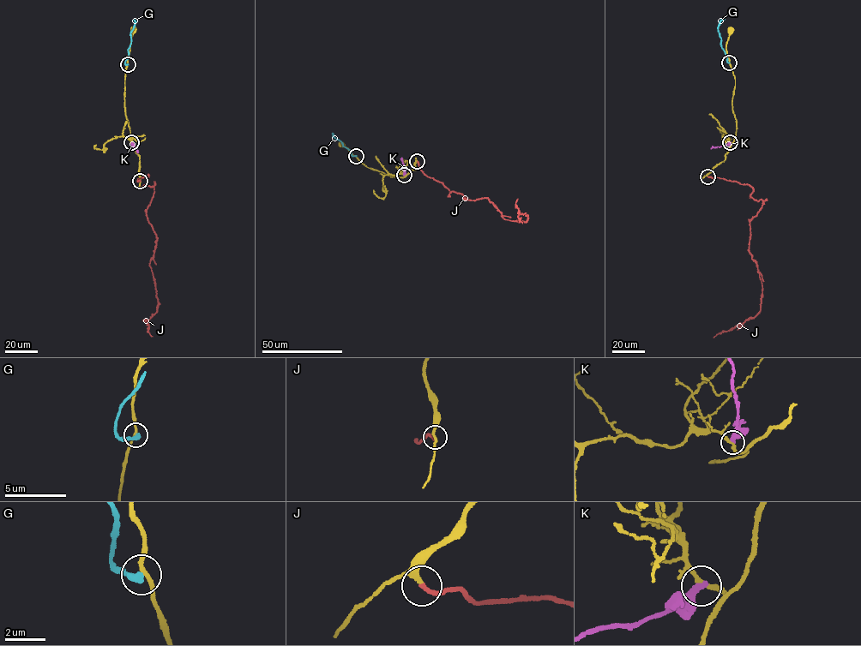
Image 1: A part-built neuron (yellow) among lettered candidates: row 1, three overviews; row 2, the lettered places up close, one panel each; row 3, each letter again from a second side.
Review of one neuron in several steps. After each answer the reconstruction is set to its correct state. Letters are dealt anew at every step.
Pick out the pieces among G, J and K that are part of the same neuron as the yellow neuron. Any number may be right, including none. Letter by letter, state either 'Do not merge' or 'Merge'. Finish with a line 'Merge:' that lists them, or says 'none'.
G: Do not merge
J: Merge
K: Do not merge
Merge: J

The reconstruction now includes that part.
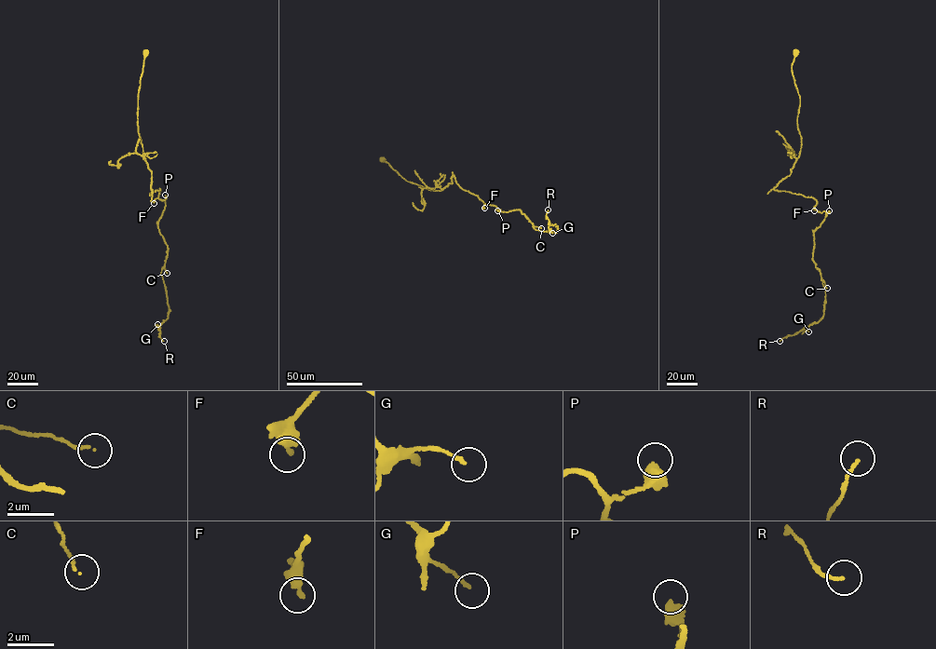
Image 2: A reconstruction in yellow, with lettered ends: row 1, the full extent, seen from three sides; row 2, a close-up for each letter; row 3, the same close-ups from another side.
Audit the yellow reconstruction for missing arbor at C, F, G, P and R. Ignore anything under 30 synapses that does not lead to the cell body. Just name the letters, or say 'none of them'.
none of them

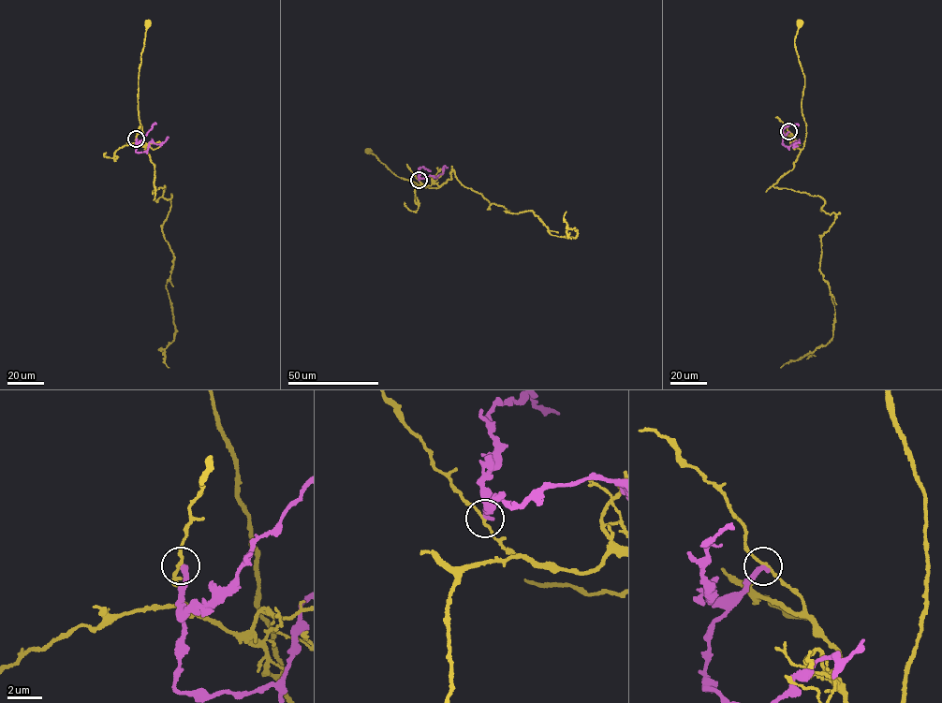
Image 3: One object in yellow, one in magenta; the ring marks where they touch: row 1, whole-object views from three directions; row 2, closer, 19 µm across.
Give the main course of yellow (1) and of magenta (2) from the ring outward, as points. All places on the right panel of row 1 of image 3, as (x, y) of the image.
1: (788, 131), (802, 150), (806, 131), (801, 107), (804, 75), (794, 43), (799, 23)
2: (788, 132), (783, 139), (784, 145), (788, 147), (796, 141), (794, 146), (800, 143)

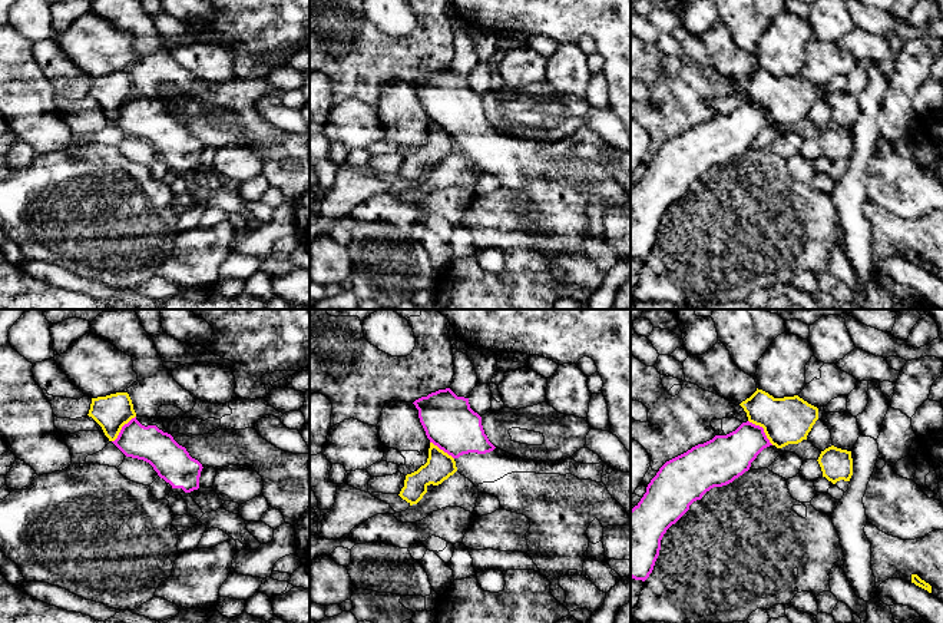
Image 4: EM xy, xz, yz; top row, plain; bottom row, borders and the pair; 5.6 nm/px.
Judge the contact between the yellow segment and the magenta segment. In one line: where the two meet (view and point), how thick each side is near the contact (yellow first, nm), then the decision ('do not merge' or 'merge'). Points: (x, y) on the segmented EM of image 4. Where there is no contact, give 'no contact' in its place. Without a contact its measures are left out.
meets yellow in yz at (764, 430); 260 nm thick on the yellow side, 240 nm on the other; do not merge

